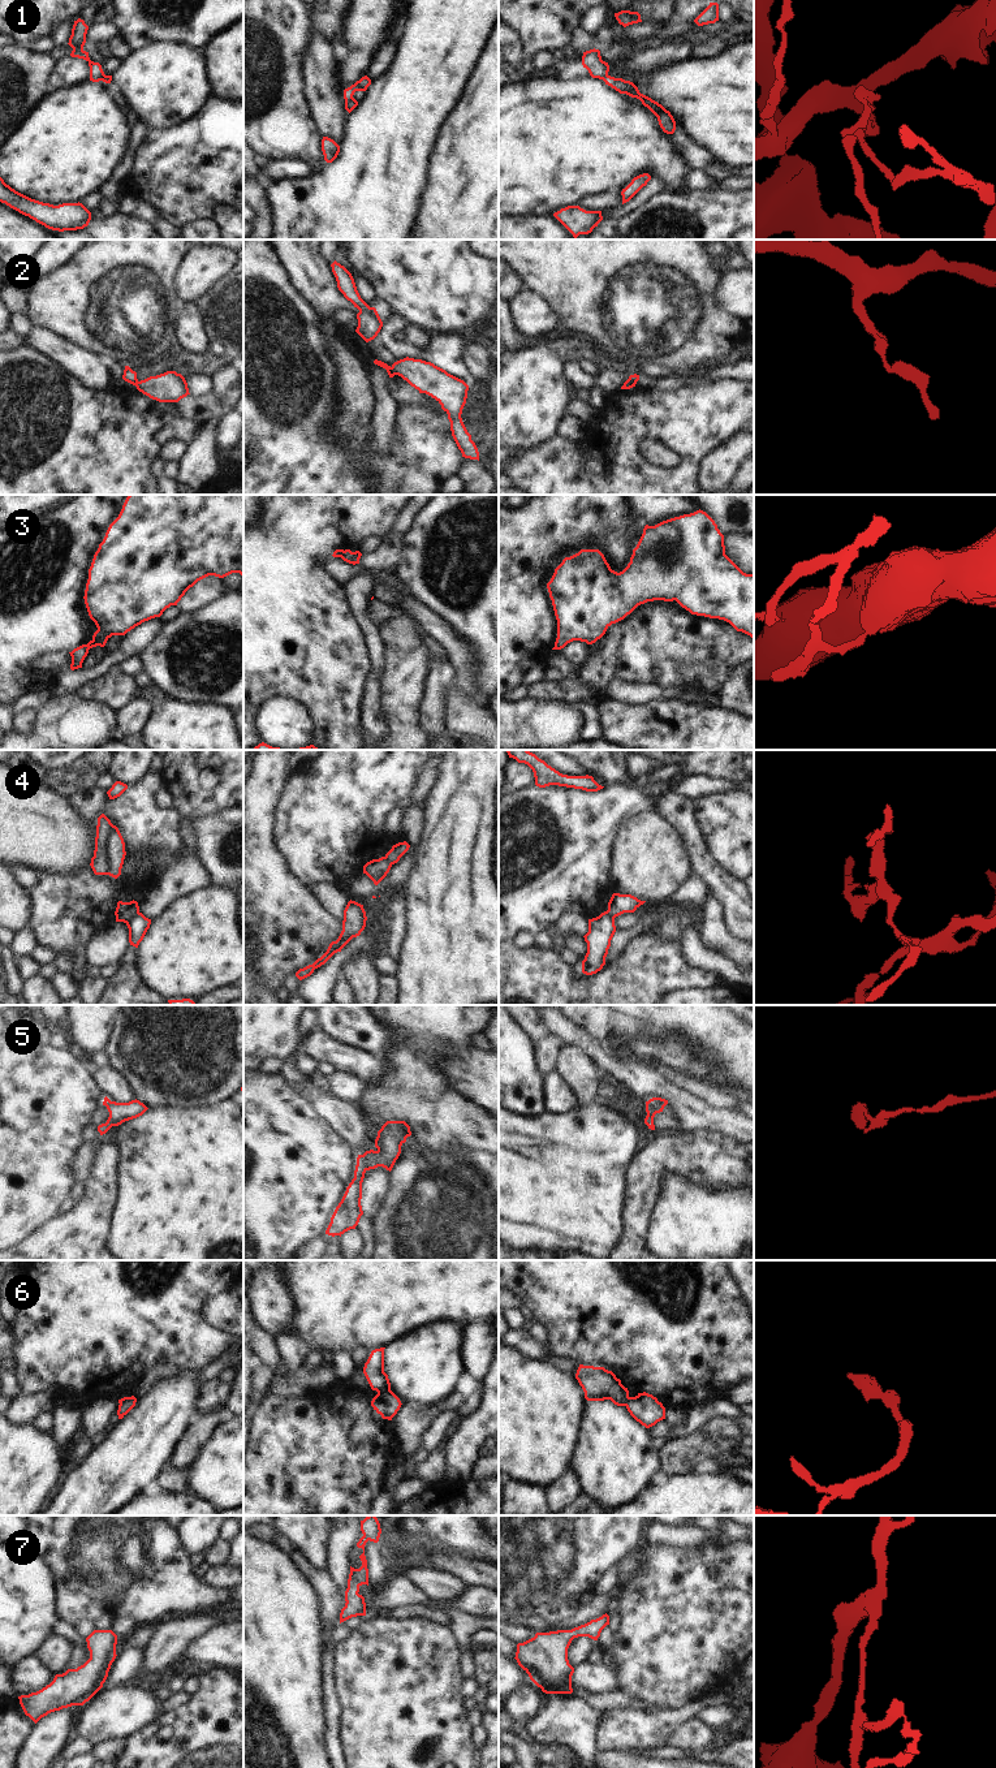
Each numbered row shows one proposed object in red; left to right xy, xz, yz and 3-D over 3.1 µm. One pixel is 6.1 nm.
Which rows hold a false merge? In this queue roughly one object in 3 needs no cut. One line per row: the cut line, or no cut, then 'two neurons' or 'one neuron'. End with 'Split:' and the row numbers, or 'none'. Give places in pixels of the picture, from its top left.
1: cut in xz along (348, 87), (356, 90); two neurons
2: cut in xz along (391, 367), (396, 374); two neurons
3: cut in xy along (86, 645), (90, 647); two neurons
4: cut in xy along (138, 910), (125, 922); two neurons
5: cut in xz along (362, 1155), (367, 1169); two neurons
6: cut in xz along (389, 1389), (380, 1389), (378, 1392); two neurons
7: no cut; one neuron
Split: 1, 2, 3, 4, 5, 6

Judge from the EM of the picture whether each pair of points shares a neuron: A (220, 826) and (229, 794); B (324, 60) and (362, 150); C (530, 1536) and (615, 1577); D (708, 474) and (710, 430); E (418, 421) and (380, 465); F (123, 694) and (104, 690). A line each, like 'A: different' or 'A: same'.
A: different
B: different
C: different
D: different
E: same
F: same

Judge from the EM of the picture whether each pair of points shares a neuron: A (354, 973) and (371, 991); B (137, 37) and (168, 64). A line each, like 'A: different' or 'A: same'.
A: same
B: different

